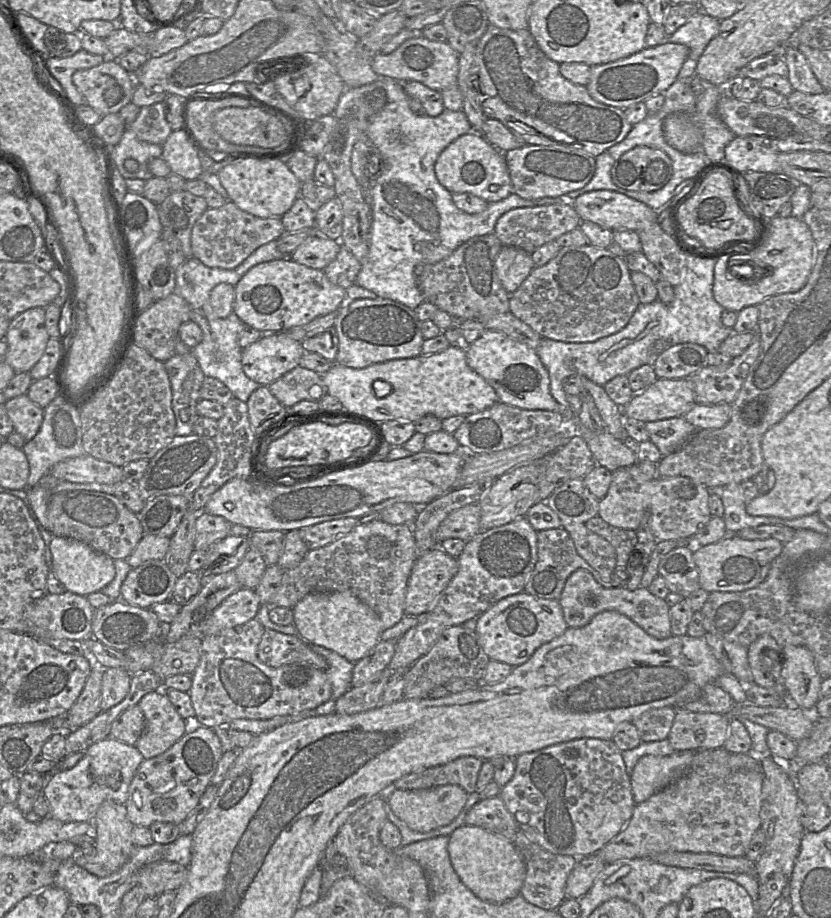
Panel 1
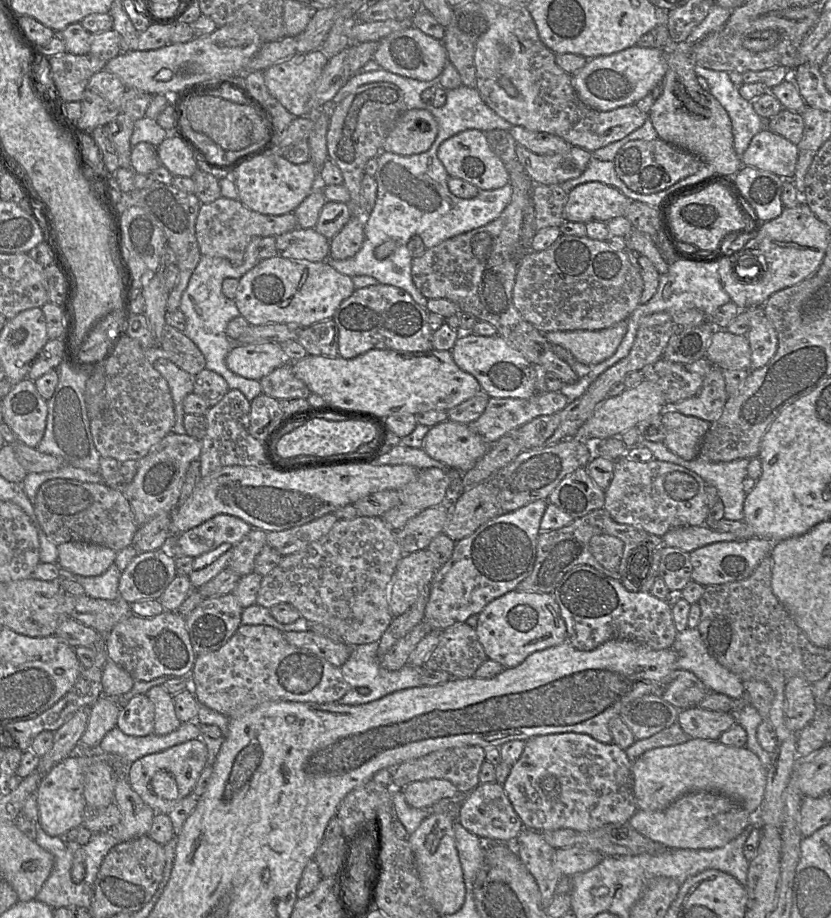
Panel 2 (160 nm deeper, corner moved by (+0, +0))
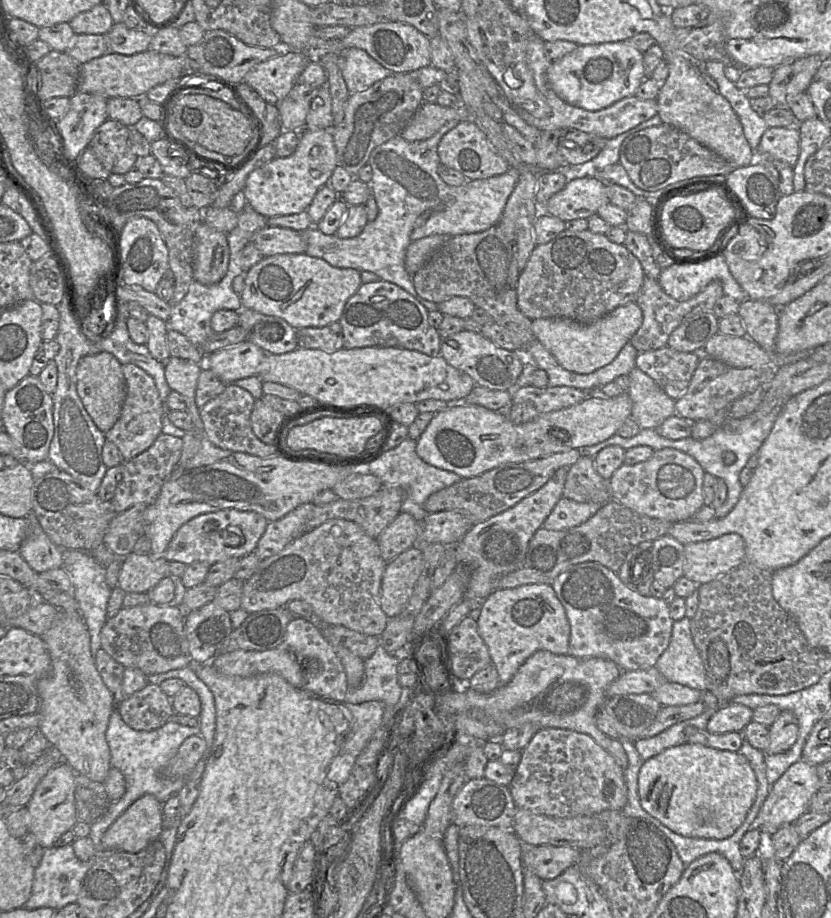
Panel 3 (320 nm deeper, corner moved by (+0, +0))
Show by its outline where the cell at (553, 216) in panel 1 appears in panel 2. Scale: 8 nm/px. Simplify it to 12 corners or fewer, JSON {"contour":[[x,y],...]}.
{"contour":[[534,184],[535,232],[560,227],[567,193],[561,185]]}

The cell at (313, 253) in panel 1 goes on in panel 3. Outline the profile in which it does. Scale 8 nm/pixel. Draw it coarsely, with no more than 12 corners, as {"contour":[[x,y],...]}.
{"contour":[[265,226],[253,235],[264,257],[302,254],[301,232]]}

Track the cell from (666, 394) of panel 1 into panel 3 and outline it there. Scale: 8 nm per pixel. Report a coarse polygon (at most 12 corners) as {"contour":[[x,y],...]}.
{"contour":[[627,392],[513,424],[448,401],[417,439],[427,464],[475,477],[596,445],[632,412]]}

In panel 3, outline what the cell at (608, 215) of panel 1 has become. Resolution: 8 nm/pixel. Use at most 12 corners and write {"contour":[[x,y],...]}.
{"contour":[[599,177],[568,181],[544,206],[564,222],[588,219],[608,203]]}

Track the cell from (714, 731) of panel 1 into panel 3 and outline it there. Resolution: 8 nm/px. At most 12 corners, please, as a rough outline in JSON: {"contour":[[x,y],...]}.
{"contour":[[727,703],[715,711],[706,730],[742,732],[753,710]]}

